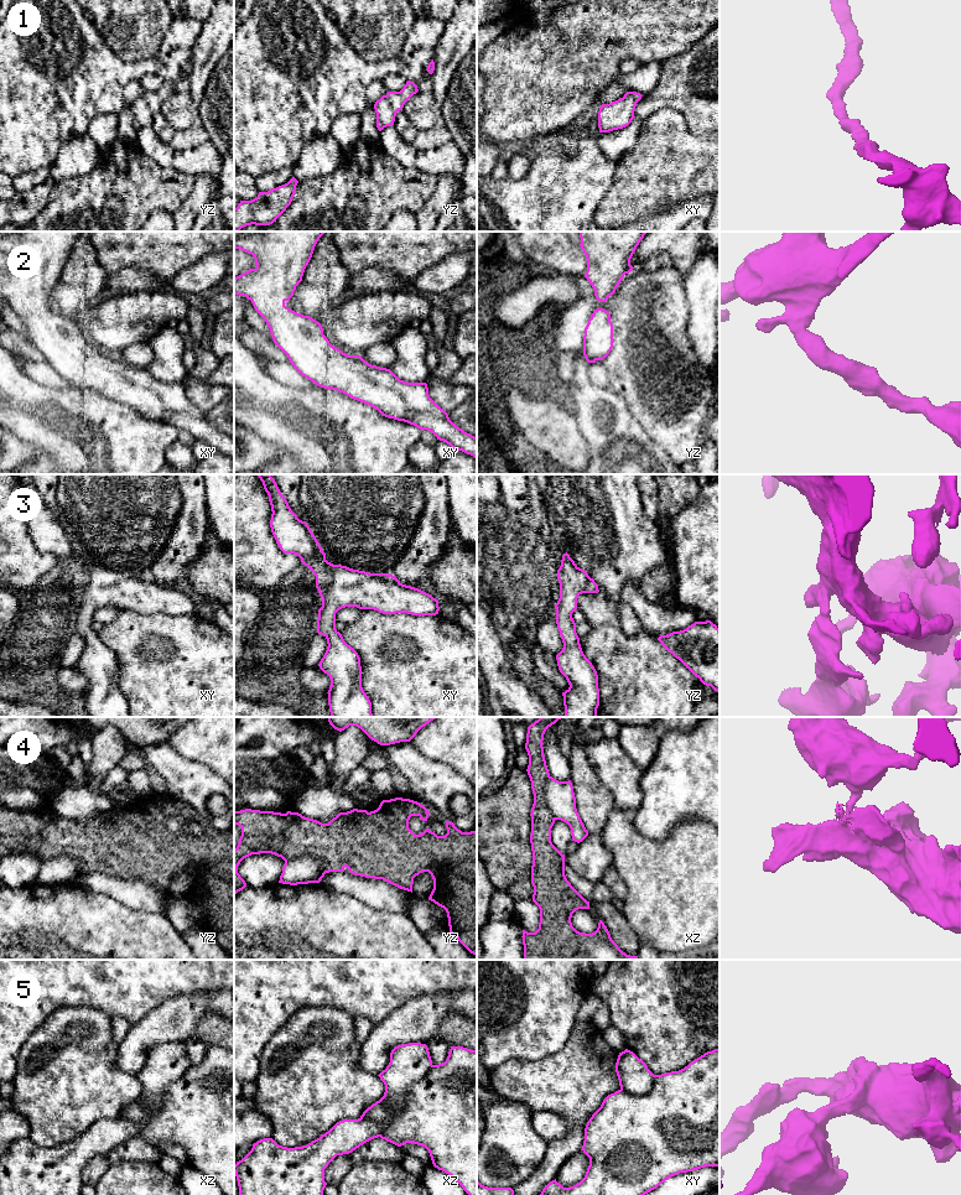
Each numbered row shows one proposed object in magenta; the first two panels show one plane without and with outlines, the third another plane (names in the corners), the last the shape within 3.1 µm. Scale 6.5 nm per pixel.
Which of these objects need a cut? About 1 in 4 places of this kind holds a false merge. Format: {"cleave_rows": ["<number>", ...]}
{"cleave_rows": ["4", "5"]}

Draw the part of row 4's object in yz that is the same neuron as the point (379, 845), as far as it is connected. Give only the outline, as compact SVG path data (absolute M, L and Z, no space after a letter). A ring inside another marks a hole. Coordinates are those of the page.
M402 797L383 800L379 807L370 812L358 809L339 812L328 823L291 811L234 811L234 825L241 828L234 850L234 895L246 887L238 873L238 866L244 858L260 853L275 854L285 862L312 854L322 861L327 873L344 872L347 867L354 876L383 879L411 893L414 878L428 872L433 879L428 900L446 910L450 932L477 956L477 832L462 832L453 822L445 821L445 836L437 836L428 827L415 835L409 828L410 817L419 816L427 821L428 814L420 802Z

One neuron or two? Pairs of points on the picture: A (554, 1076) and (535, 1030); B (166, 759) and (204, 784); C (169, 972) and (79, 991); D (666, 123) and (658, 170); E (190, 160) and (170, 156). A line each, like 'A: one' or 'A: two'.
A: two
B: one
C: one
D: one
E: one

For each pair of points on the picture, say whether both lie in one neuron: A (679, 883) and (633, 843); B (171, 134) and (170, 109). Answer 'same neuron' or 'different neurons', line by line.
A: same neuron
B: different neurons

